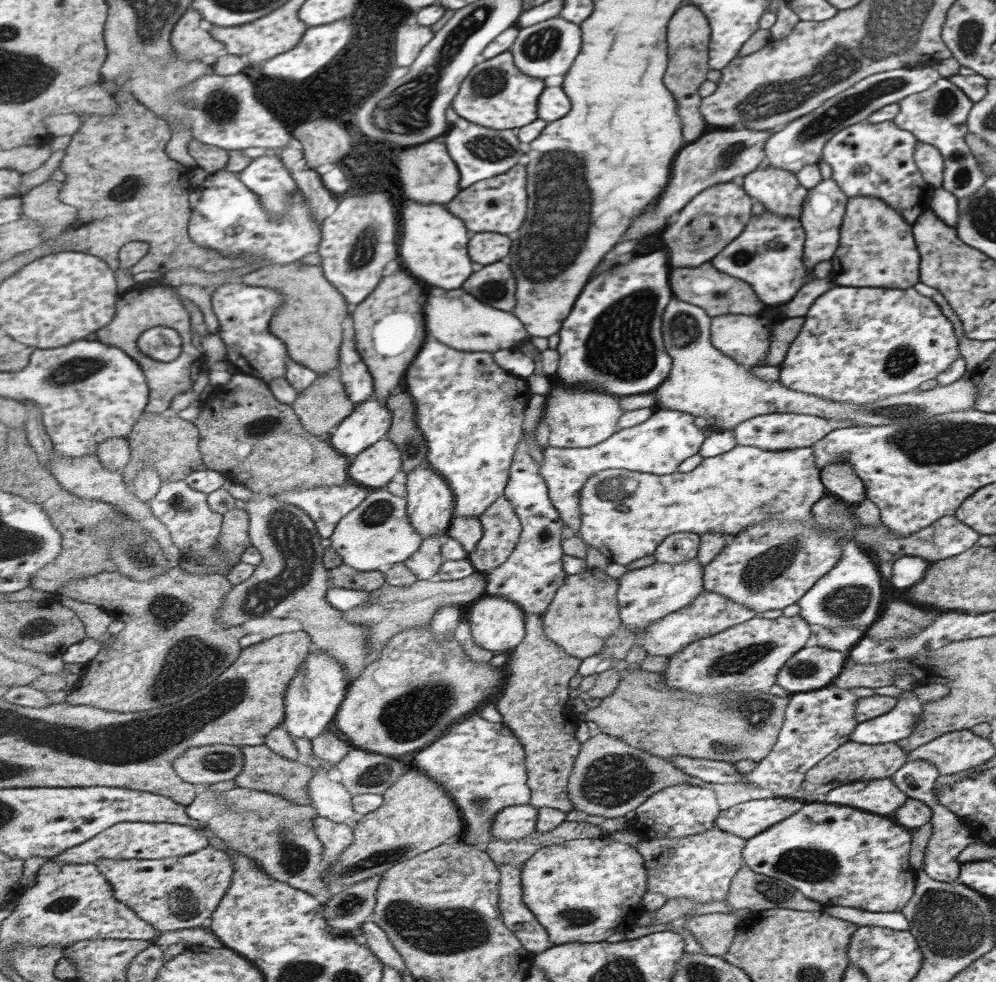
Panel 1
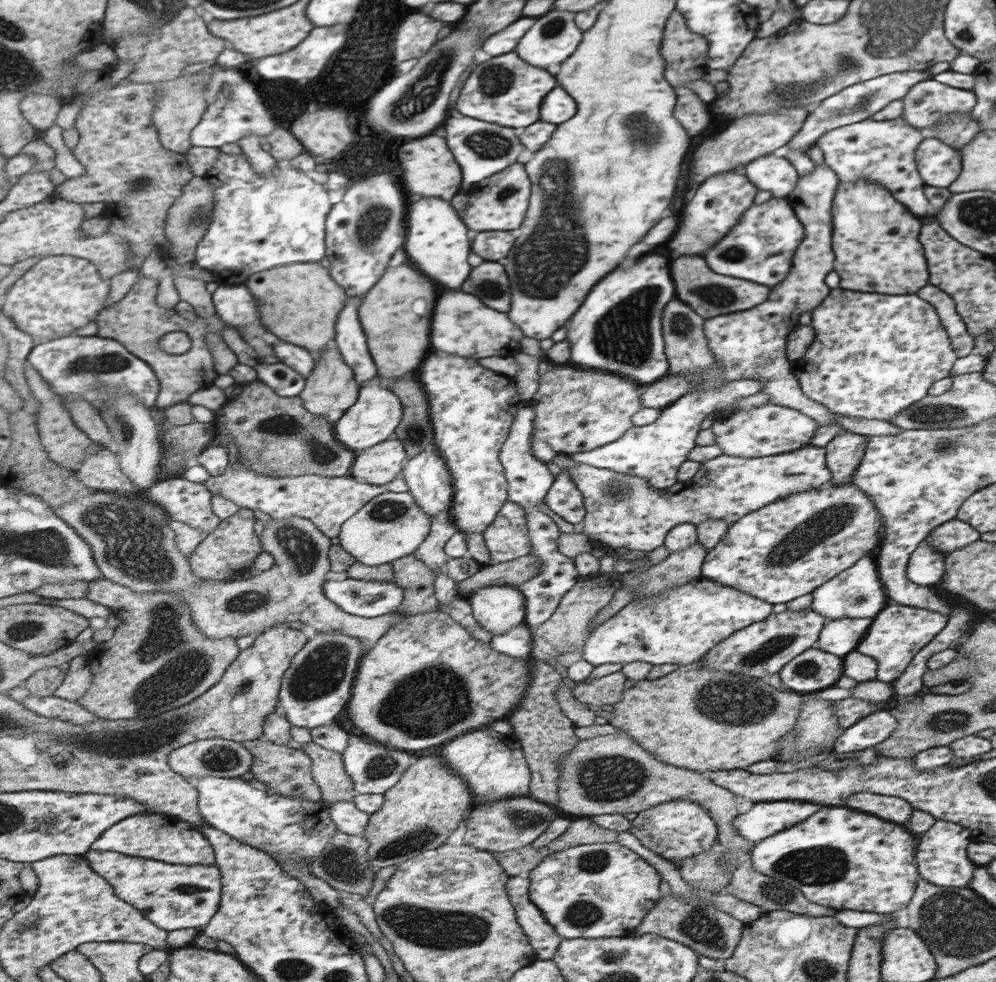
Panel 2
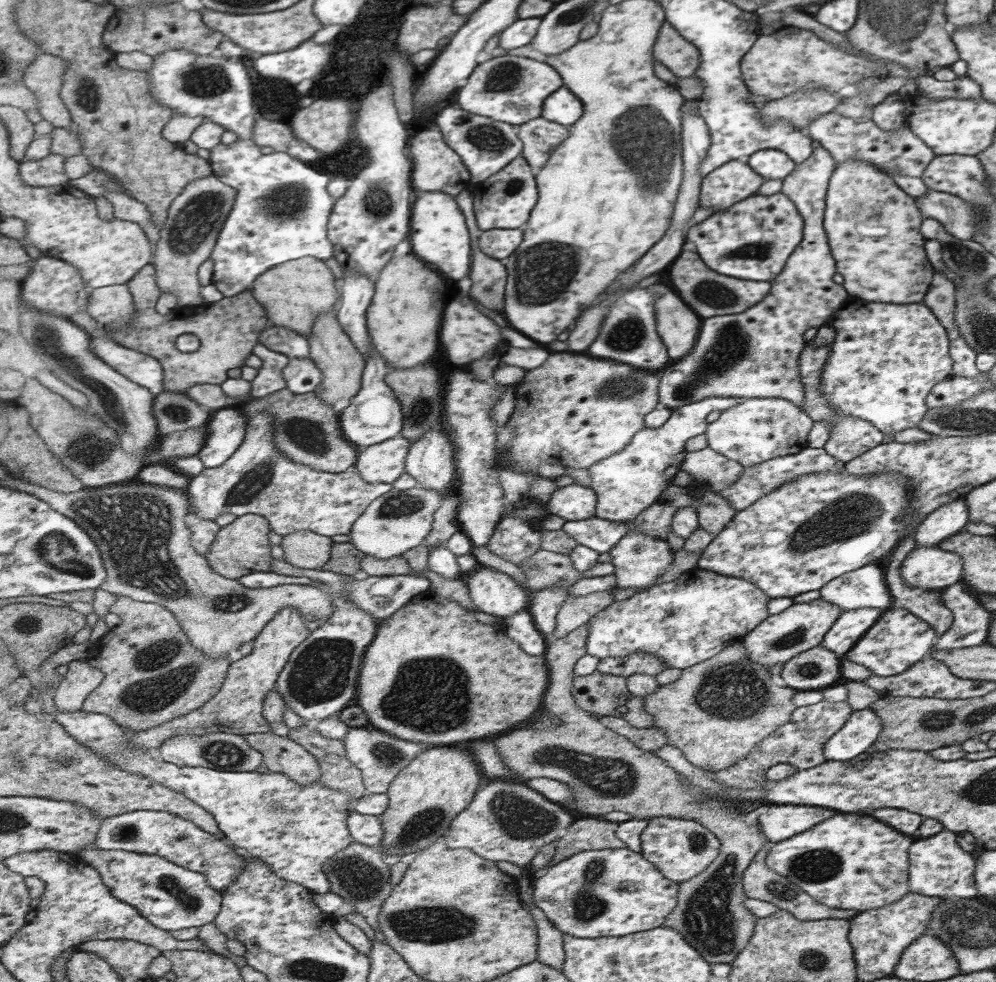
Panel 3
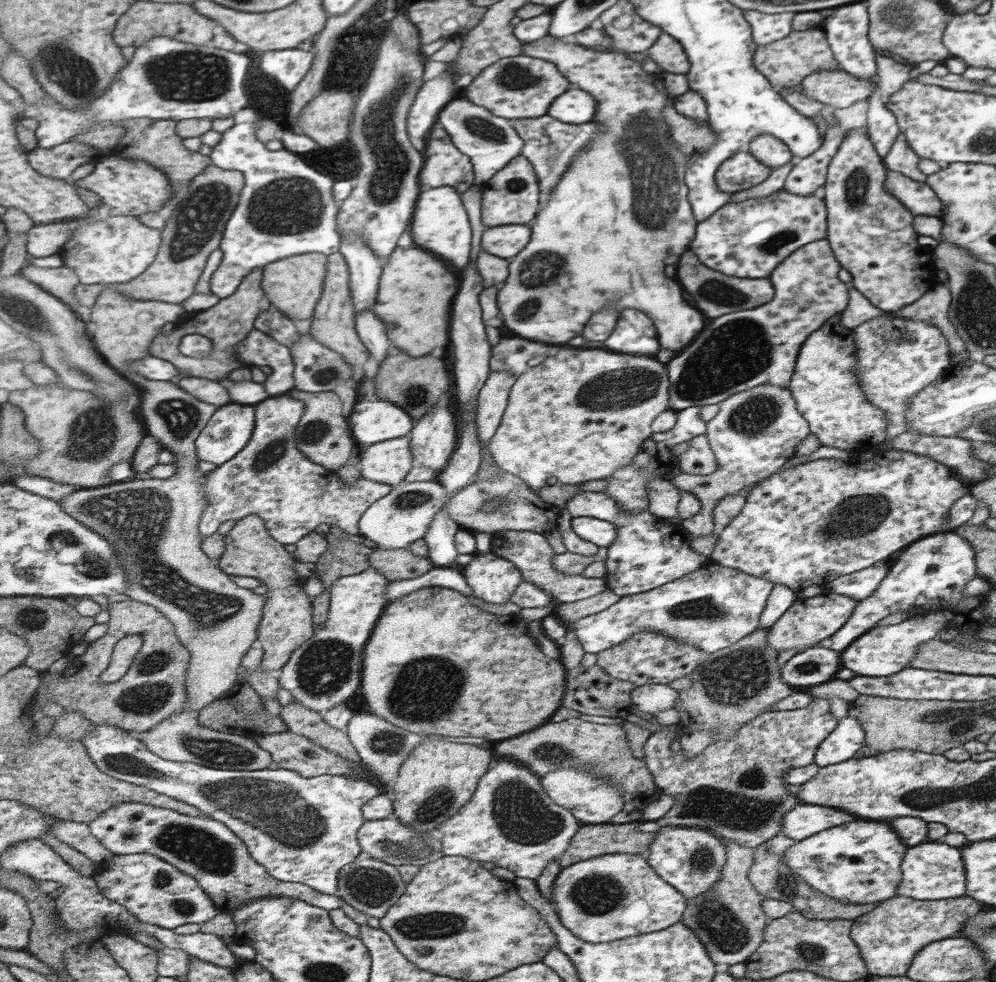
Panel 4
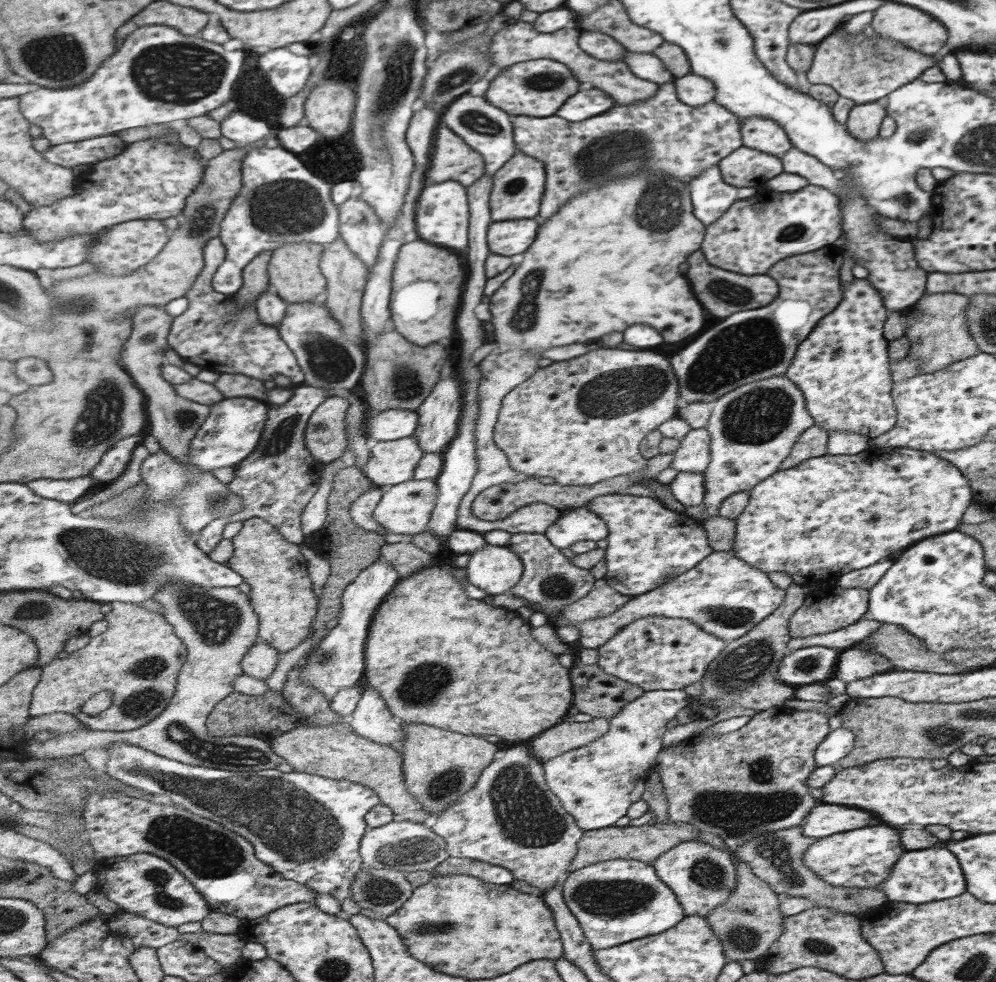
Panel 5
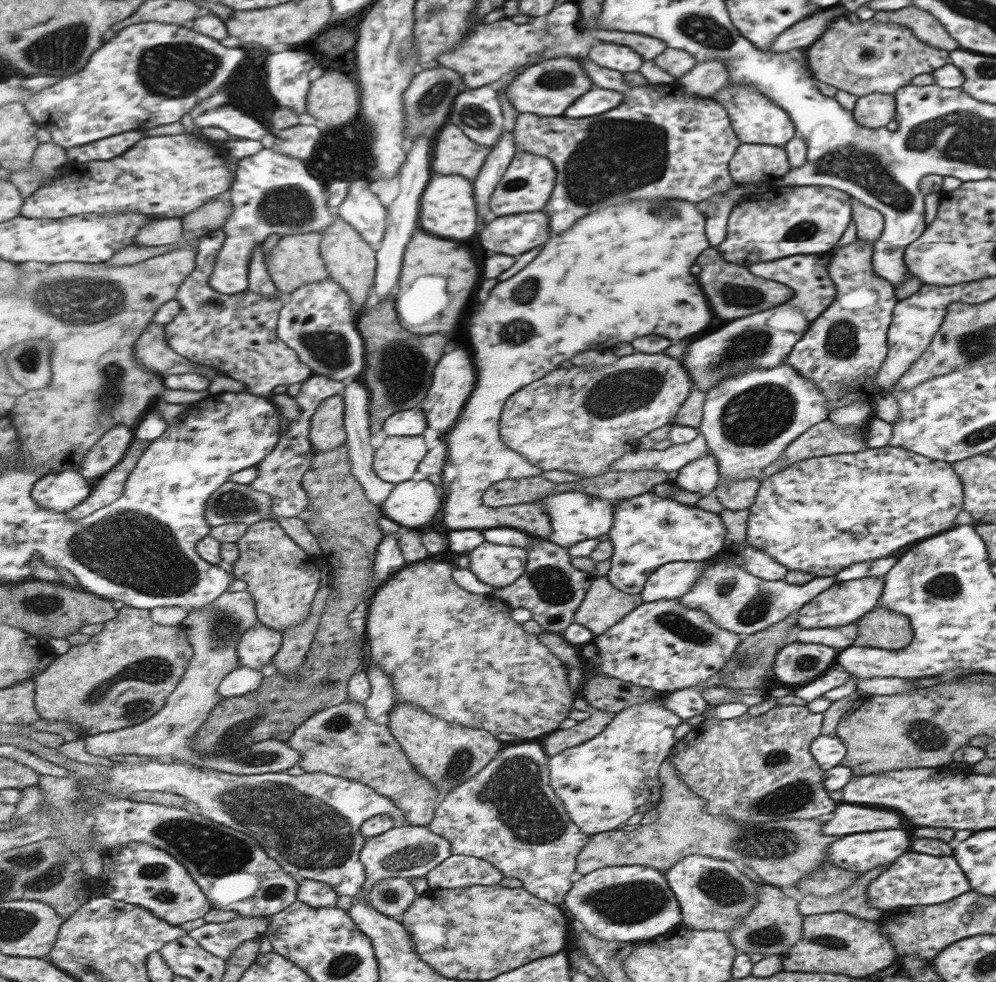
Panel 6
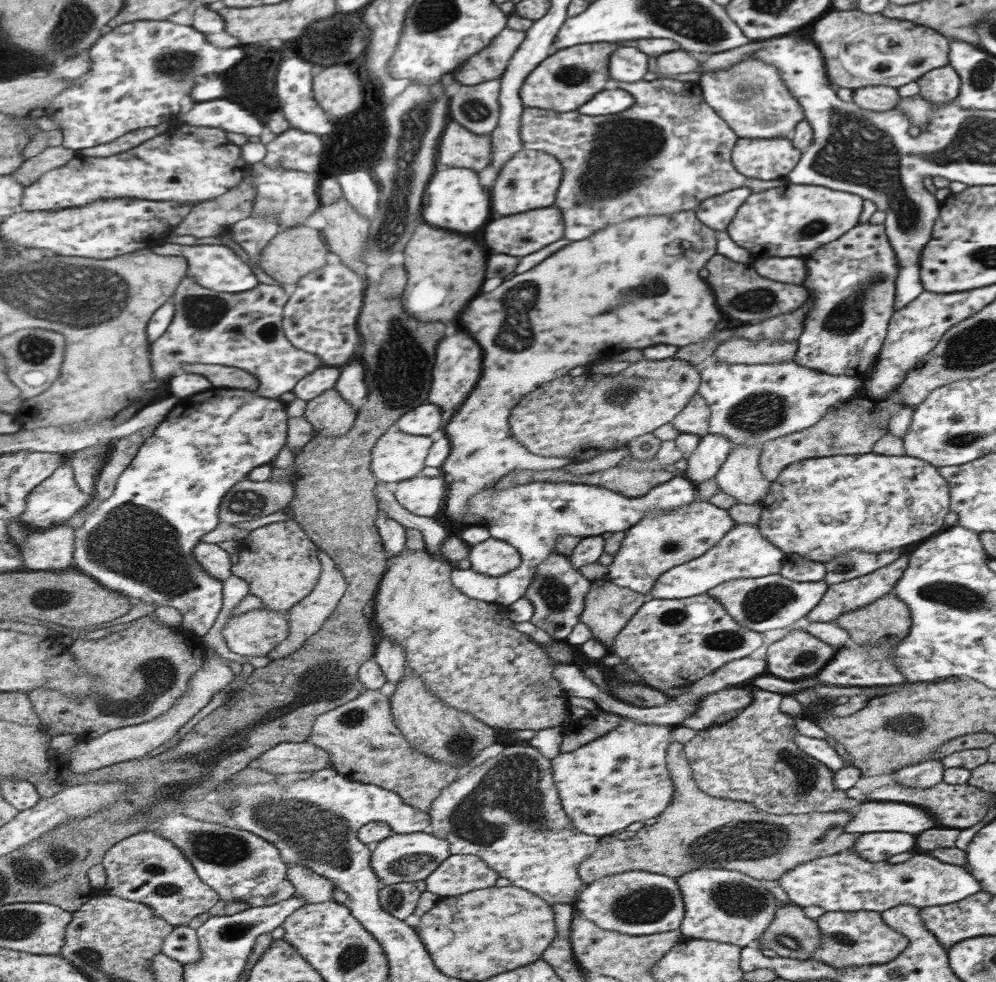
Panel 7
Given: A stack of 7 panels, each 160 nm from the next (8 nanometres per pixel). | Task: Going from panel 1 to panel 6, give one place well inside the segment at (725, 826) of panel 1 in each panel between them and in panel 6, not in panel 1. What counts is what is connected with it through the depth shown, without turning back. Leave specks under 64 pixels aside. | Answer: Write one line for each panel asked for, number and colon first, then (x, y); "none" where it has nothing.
2: (764, 819)
3: (779, 822)
4: (803, 821)
5: (828, 819)
6: (847, 819)

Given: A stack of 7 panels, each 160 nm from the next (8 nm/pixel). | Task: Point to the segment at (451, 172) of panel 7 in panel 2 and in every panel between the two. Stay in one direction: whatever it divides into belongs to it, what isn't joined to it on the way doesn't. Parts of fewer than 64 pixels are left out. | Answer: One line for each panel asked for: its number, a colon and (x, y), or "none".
2: (437, 241)
3: (440, 236)
4: (441, 225)
5: (443, 213)
6: (448, 208)

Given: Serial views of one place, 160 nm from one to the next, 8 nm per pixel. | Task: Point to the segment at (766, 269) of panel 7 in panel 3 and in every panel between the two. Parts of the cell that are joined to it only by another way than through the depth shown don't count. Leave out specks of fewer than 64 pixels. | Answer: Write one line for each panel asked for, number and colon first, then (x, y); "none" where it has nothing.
3: (754, 354)
4: (737, 351)
5: (747, 345)
6: (762, 340)

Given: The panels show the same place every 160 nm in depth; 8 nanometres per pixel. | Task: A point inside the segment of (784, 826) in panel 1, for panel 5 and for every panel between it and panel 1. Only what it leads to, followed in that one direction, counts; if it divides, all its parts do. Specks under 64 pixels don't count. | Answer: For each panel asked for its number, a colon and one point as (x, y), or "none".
2: (843, 859)
3: (851, 861)
4: (859, 862)
5: (863, 858)

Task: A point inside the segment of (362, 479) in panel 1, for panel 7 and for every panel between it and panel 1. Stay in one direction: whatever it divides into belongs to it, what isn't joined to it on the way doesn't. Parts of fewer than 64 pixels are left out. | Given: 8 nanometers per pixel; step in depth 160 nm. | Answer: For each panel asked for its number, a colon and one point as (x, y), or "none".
2: (385, 462)
3: (385, 462)
4: (390, 462)
5: (392, 462)
6: (398, 458)
7: (399, 456)

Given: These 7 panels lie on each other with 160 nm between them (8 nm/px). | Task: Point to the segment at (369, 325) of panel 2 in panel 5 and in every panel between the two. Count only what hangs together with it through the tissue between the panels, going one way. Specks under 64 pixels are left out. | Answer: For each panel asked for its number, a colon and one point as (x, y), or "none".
3: (404, 319)
4: (416, 294)
5: (426, 296)

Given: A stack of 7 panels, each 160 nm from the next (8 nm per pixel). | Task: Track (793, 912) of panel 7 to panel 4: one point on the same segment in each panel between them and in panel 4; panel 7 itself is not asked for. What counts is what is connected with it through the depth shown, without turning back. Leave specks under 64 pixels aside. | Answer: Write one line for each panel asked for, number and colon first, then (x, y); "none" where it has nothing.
4: (728, 920)
5: (748, 923)
6: (774, 925)

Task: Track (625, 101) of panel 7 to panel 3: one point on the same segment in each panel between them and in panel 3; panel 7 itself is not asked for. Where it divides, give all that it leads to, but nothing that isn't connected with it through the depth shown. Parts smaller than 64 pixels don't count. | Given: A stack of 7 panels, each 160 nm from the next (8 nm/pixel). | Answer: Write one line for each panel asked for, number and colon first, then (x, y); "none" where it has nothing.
3: (563, 106)
4: (576, 107)
5: (588, 103)
6: (595, 102)

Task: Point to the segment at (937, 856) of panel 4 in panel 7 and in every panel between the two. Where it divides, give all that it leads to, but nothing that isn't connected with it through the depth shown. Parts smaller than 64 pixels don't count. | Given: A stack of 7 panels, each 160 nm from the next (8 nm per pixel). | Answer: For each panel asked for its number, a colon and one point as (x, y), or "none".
5: (922, 876)
6: (913, 879)
7: (844, 882)

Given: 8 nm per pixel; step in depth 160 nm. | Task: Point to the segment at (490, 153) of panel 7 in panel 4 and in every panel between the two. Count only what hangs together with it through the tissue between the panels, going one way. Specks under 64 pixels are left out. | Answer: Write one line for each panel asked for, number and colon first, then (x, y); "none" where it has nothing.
4: (445, 164)
5: (453, 159)
6: (455, 153)

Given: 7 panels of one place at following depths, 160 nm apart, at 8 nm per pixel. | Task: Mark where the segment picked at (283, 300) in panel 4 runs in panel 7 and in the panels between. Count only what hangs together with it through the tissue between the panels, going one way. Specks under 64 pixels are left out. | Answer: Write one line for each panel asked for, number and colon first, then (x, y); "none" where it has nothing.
5: (295, 274)
6: (296, 260)
7: (295, 252)

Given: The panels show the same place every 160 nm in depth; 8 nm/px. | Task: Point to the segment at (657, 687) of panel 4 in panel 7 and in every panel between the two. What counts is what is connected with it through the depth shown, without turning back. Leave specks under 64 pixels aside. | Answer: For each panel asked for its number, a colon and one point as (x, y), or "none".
5: (595, 783)
6: (595, 780)
7: (599, 783)

